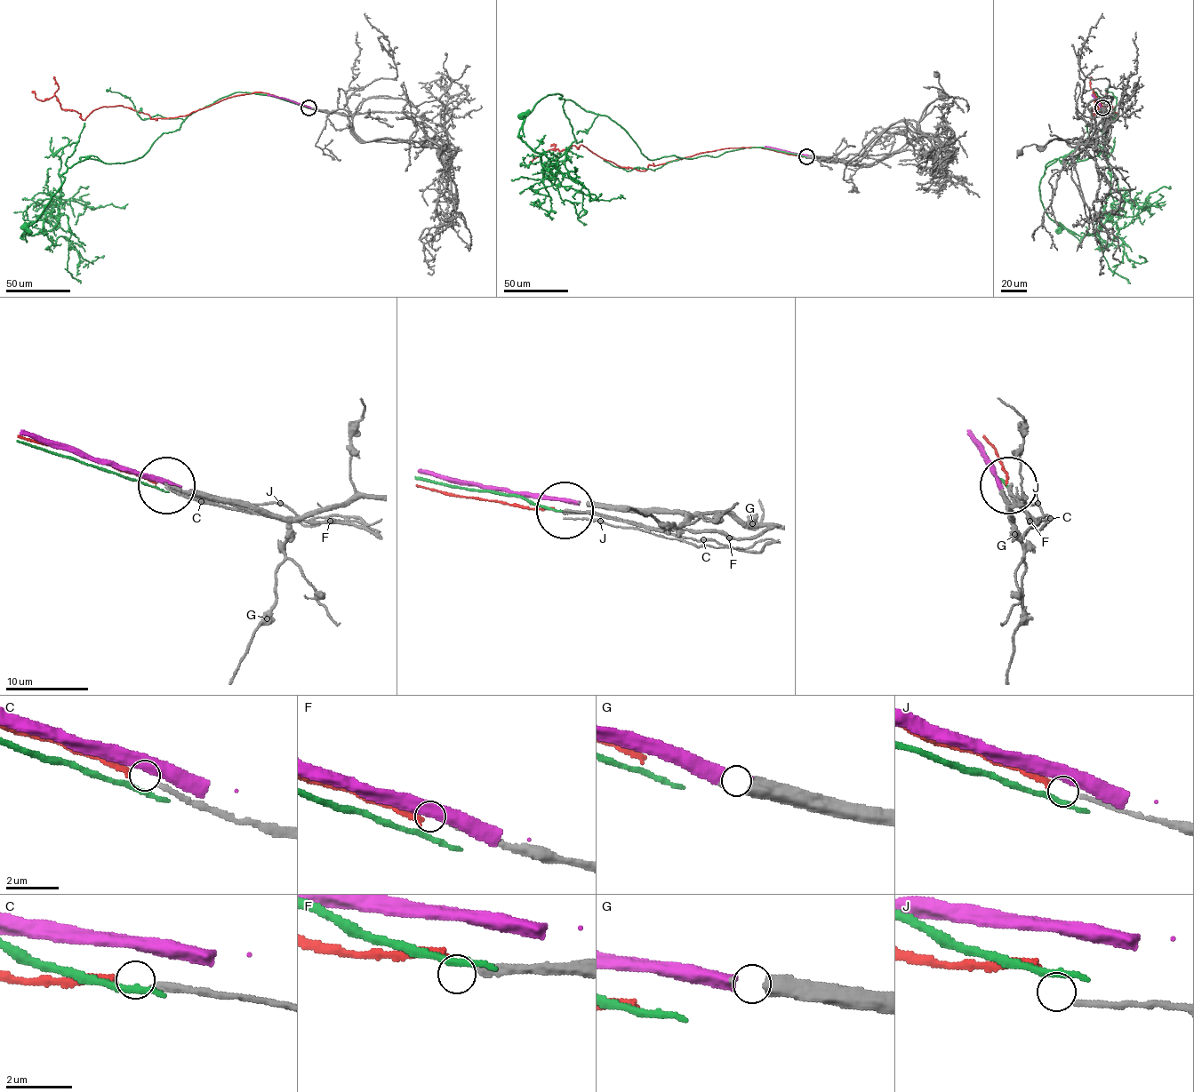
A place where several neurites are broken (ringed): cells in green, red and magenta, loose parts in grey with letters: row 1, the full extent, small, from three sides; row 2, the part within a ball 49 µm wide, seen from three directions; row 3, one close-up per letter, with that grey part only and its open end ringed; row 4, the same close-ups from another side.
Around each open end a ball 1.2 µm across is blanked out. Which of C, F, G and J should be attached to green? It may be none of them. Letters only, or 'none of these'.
none of these

